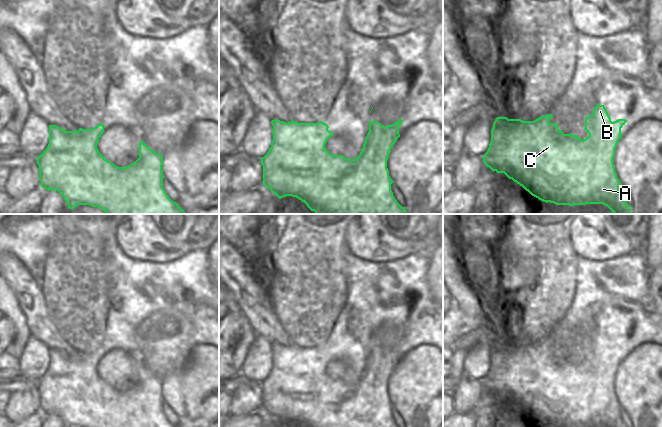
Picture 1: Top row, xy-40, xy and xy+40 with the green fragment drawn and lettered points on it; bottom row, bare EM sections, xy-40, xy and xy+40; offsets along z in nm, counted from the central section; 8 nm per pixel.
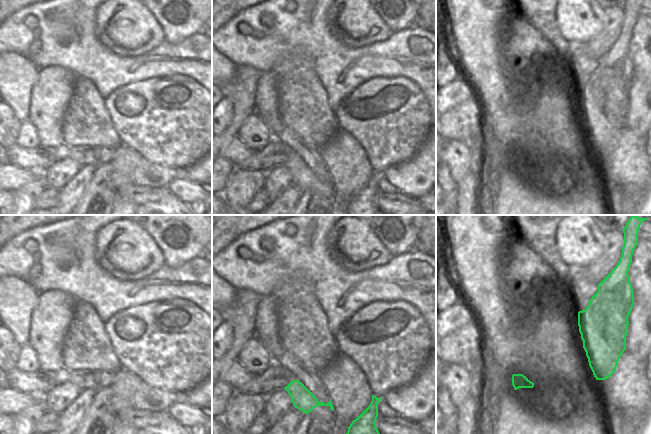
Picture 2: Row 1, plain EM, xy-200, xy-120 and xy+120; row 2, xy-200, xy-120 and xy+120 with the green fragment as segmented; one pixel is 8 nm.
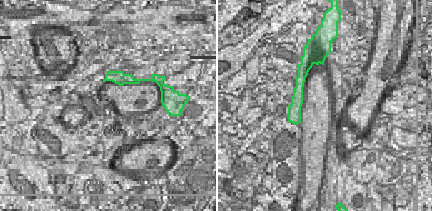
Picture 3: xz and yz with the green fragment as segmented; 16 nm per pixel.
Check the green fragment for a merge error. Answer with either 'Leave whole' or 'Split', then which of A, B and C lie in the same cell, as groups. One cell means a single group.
Leave whole. Groups: A B C.

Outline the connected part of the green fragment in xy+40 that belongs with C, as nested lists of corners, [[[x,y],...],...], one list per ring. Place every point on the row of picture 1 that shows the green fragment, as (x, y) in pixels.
[[[597,104],[593,108],[593,114],[585,117],[584,129],[589,136],[581,140],[578,135],[564,134],[557,123],[550,123],[549,120],[552,117],[552,114],[547,114],[534,121],[497,117],[491,130],[489,148],[483,155],[486,167],[489,167],[493,172],[504,173],[532,196],[546,203],[569,206],[603,204],[614,214],[631,214],[631,205],[628,205],[621,196],[619,190],[621,182],[617,178],[613,164],[615,148],[623,136],[621,128],[627,120],[618,119],[612,122],[605,106]]]

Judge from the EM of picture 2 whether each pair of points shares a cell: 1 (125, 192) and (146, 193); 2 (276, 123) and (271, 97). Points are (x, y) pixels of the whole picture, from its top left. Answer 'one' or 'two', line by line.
1: one
2: one

